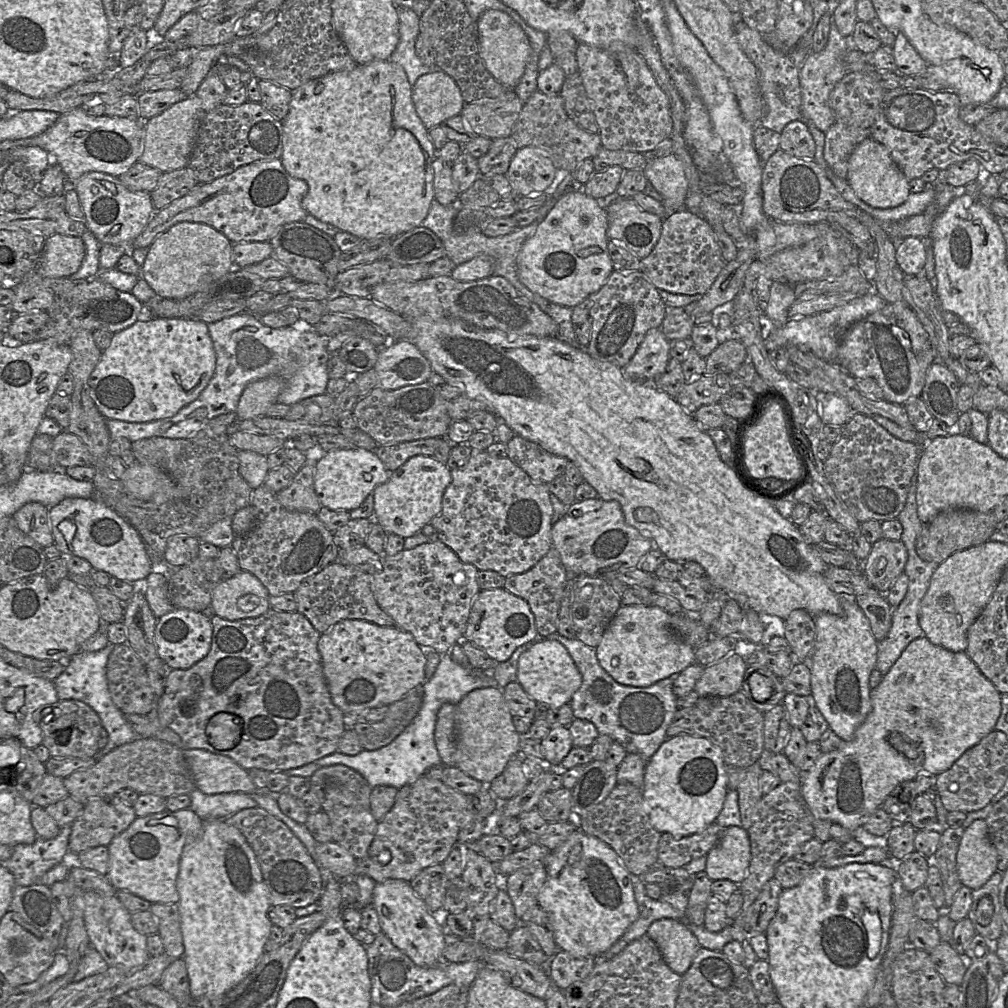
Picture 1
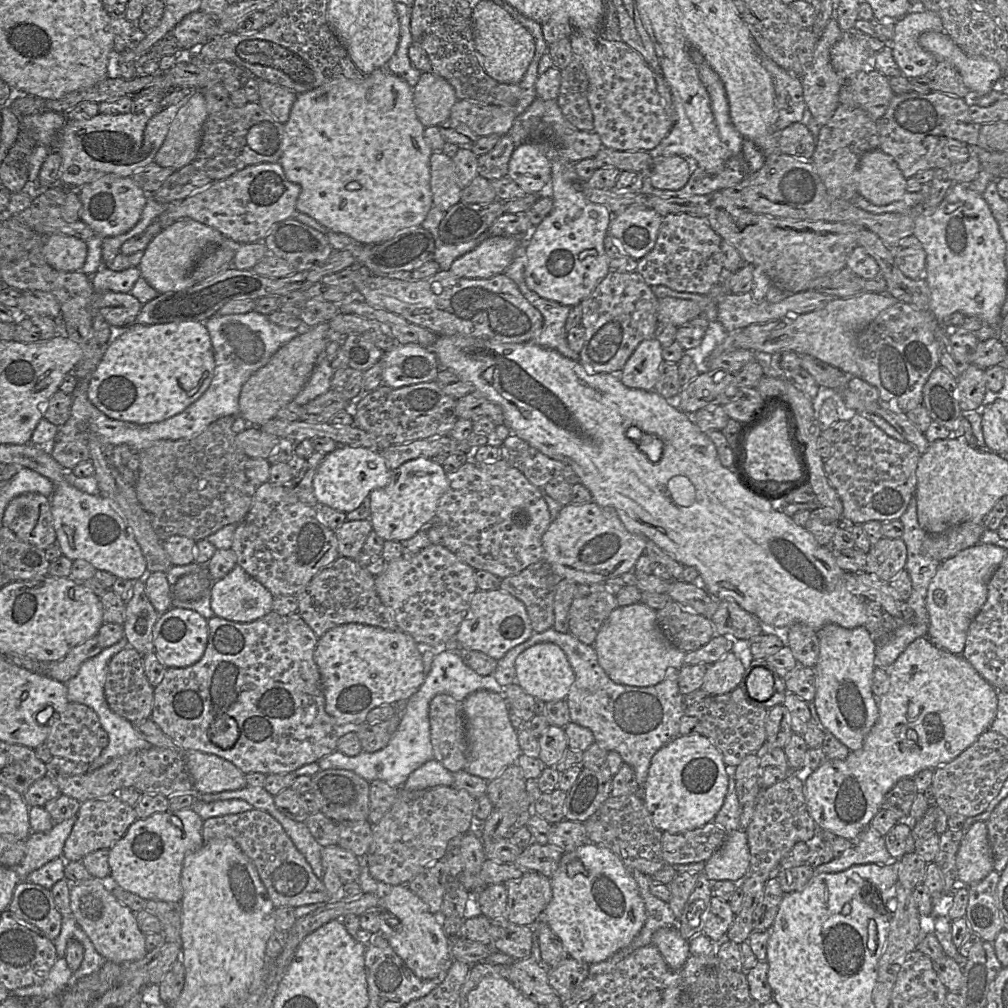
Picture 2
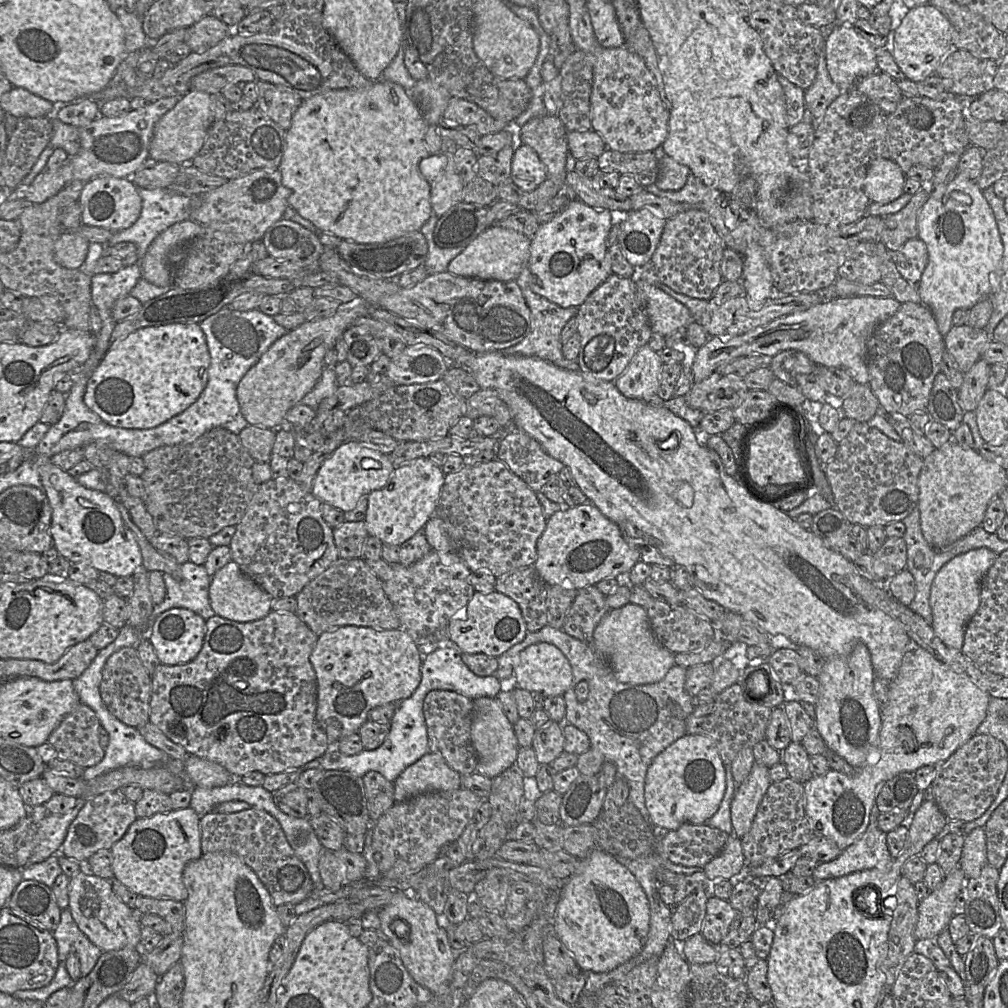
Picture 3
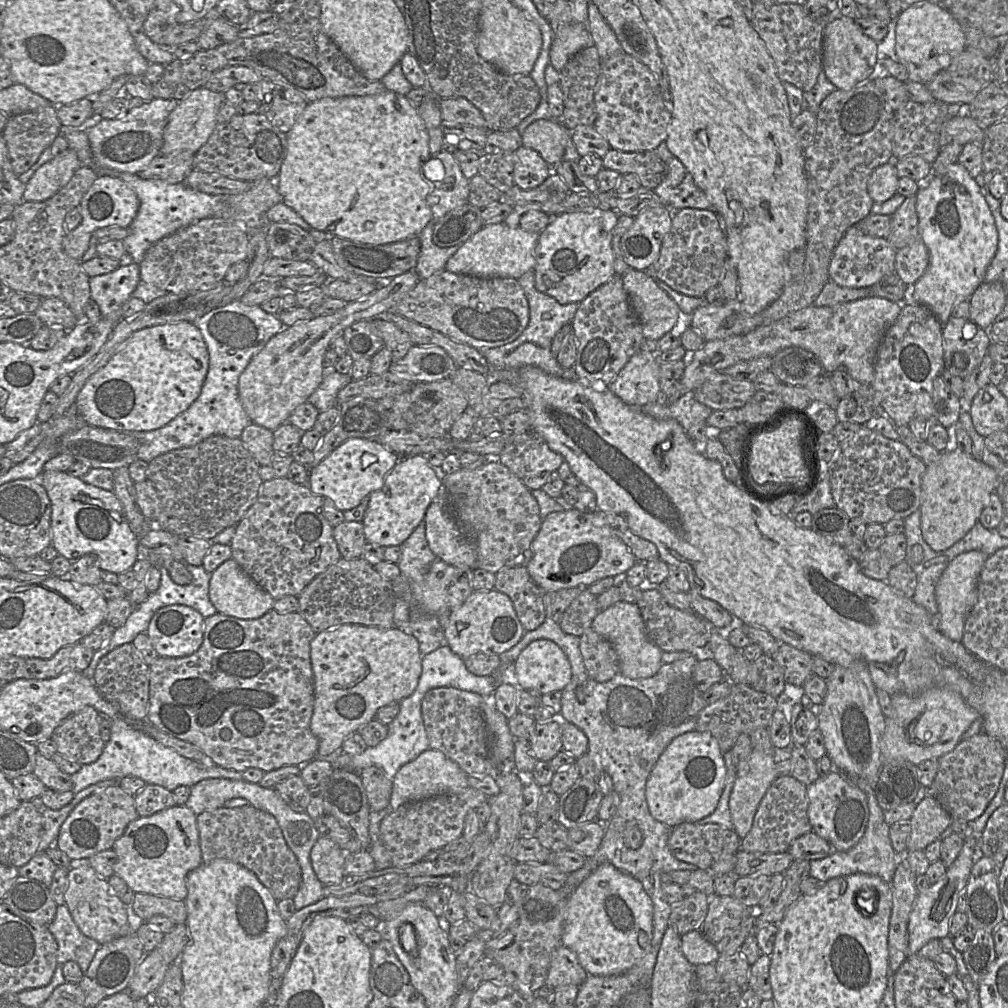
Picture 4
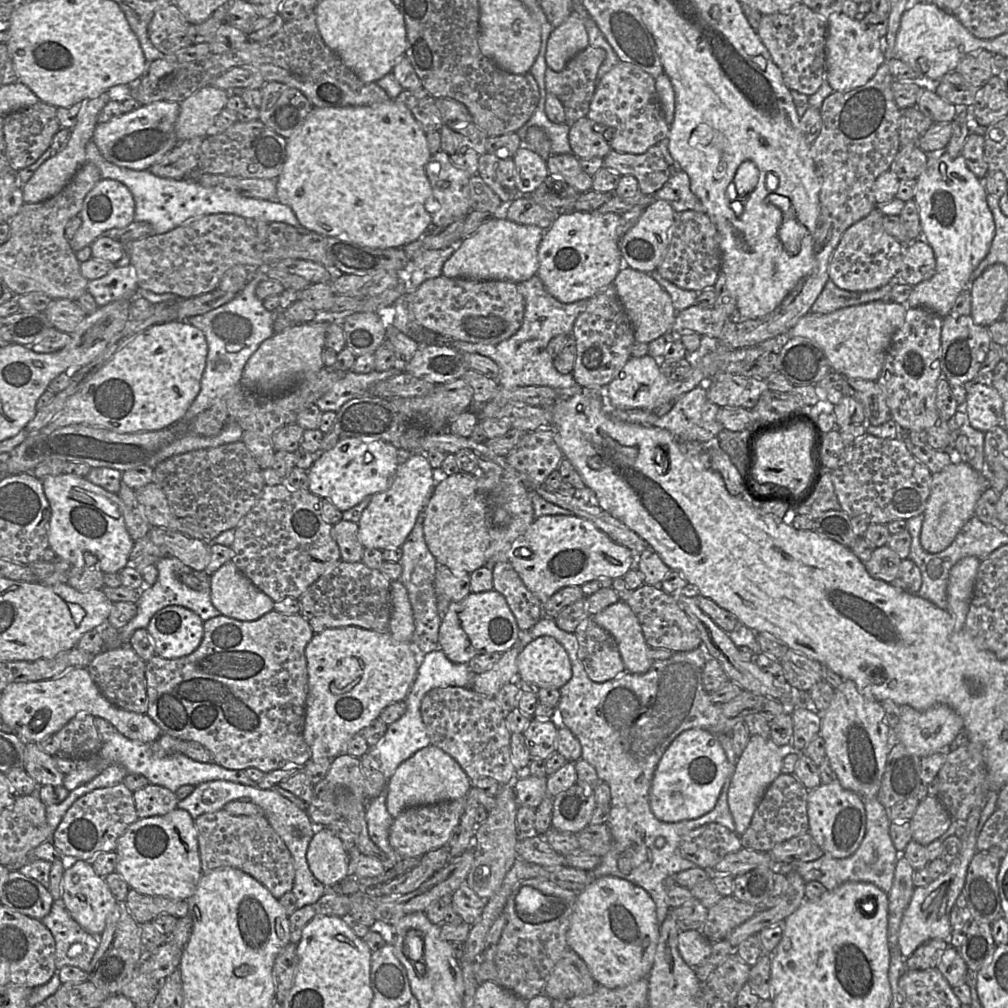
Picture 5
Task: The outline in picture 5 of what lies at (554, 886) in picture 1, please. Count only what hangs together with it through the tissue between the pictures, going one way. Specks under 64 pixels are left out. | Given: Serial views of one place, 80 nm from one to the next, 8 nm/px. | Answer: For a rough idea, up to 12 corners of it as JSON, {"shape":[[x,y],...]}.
{"shape":[[642,887],[577,893],[568,948],[598,985],[647,977],[660,936]]}

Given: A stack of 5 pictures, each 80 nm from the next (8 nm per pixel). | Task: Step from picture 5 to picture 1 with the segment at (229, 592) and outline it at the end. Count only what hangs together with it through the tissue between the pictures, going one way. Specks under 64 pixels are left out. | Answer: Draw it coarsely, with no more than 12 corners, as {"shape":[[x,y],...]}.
{"shape":[[241,570],[217,584],[210,606],[230,621],[269,610],[268,589]]}

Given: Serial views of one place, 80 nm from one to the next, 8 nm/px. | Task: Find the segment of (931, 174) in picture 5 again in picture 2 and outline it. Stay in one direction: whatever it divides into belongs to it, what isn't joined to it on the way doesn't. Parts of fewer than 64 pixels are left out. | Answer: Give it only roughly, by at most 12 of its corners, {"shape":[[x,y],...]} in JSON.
{"shape":[[954,183],[913,235],[931,312],[999,326],[1006,243],[981,194]]}

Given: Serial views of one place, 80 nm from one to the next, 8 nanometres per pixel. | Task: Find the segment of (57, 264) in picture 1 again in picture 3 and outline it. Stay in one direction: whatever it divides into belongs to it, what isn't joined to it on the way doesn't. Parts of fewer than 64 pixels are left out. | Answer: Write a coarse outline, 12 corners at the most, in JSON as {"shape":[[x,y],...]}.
{"shape":[[63,231],[54,244],[54,259],[82,270],[89,241]]}

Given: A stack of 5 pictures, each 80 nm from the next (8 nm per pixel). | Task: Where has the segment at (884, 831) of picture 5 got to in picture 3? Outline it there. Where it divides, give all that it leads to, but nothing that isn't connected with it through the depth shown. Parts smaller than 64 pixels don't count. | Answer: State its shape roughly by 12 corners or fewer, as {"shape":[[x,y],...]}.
{"shape":[[873,807],[864,833],[817,865],[816,881],[890,870],[887,833]]}

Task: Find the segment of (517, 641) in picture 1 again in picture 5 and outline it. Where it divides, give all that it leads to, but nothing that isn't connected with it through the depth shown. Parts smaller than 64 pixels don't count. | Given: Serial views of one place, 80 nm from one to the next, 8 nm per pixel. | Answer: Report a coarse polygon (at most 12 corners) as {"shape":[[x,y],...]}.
{"shape":[[471,592],[441,619],[453,663],[504,653],[520,629],[504,596]]}

